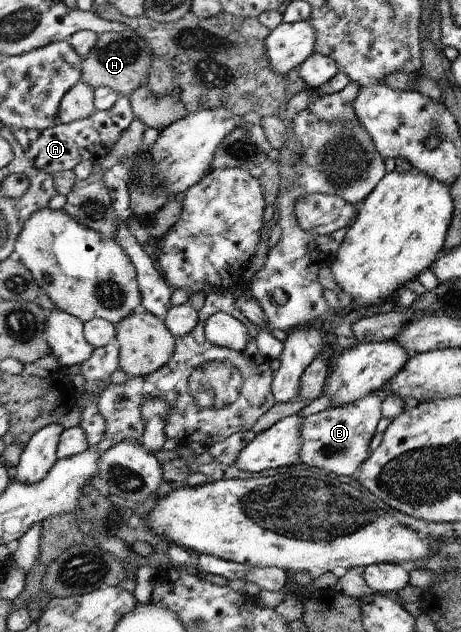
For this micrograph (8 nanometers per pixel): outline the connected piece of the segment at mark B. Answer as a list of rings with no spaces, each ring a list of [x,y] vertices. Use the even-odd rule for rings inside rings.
[[[375,393],[365,399],[340,407],[329,407],[302,420],[302,450],[300,460],[307,466],[317,466],[335,475],[351,476],[369,458],[369,442],[381,418],[381,400]]]

